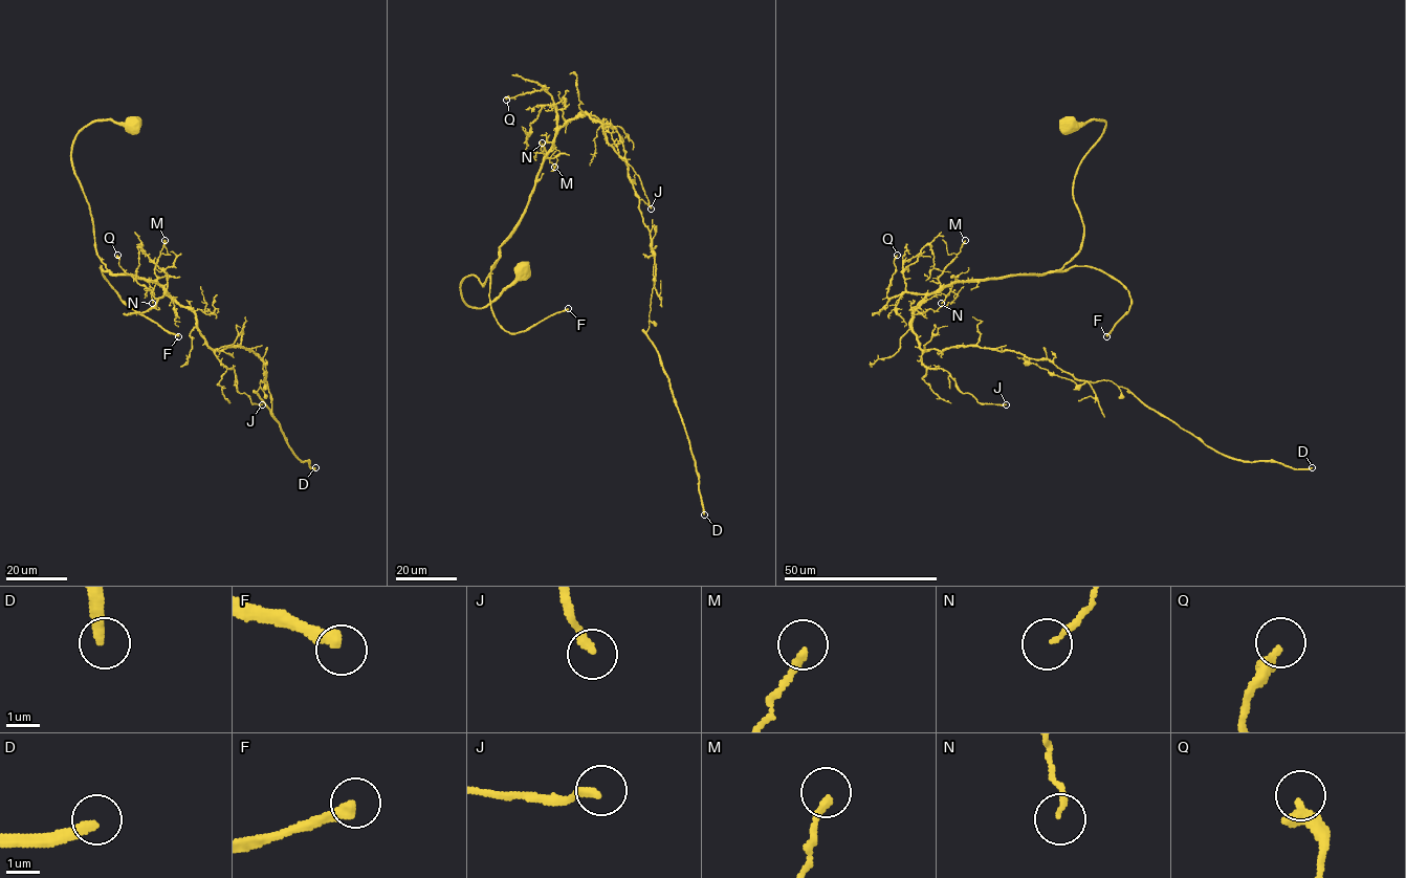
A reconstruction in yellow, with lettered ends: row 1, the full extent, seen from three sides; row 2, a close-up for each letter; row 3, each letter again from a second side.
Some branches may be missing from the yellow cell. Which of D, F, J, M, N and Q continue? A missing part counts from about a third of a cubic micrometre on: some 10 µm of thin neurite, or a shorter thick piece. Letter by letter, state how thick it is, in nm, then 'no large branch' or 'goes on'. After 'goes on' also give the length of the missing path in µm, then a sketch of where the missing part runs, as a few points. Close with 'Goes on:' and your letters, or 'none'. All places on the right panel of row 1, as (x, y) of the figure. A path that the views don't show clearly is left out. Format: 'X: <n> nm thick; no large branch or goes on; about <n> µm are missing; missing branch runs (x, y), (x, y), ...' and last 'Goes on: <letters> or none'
D: 320 nm thick; goes on; about 70 µm are missing
F: 380 nm thick; goes on; about 30 µm are missing
J: 240 nm thick; no large branch
M: 220 nm thick; goes on; about 15 µm are missing
N: 140 nm thick; no large branch
Q: 400 nm thick; no large branch
Goes on: D, F, M

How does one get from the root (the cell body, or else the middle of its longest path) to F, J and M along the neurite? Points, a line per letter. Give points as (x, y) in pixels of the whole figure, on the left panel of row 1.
F: (135, 126), (110, 119), (88, 123), (74, 139), (71, 166), (91, 215), (106, 280), (135, 310), (178, 336)
J: (135, 126), (97, 119), (72, 146), (96, 253), (187, 306), (237, 390), (262, 404)
M: (135, 126), (88, 123), (71, 166), (96, 253), (112, 273), (162, 287), (155, 265), (165, 240)

